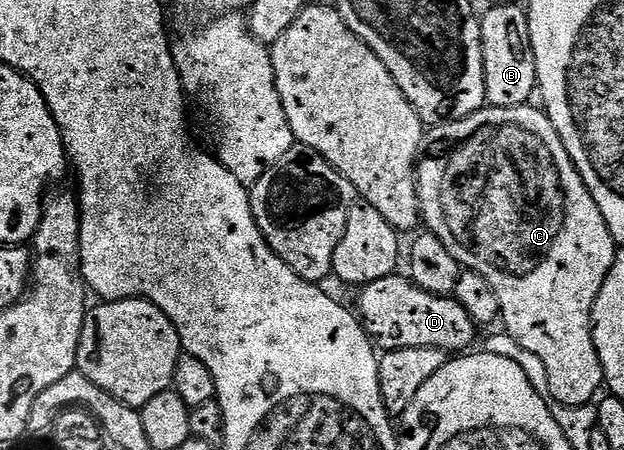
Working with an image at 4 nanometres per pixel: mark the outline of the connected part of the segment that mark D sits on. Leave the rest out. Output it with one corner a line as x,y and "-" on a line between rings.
394,274
379,278
379,282
371,282
360,289
361,297
357,300
356,315
369,339
382,353
400,348
414,348
415,346
431,346
442,348
447,354
461,354
472,349
473,331
475,325
473,320
463,310
463,306
453,296
436,296
427,290
423,290
418,284
414,284
405,274

